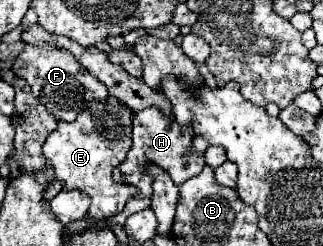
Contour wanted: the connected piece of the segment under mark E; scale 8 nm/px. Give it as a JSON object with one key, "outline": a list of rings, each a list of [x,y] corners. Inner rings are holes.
{"outline":[[[113,98],[109,104],[93,104],[91,112],[81,112],[77,122],[59,122],[57,128],[49,134],[43,144],[43,154],[55,170],[55,178],[63,184],[65,190],[83,190],[91,196],[91,206],[85,216],[89,222],[99,222],[121,212],[127,200],[137,194],[137,188],[117,184],[111,178],[111,172],[121,164],[131,148],[131,112],[121,108]],[[119,130],[129,130],[121,140],[111,140],[105,134],[121,134]]]}

